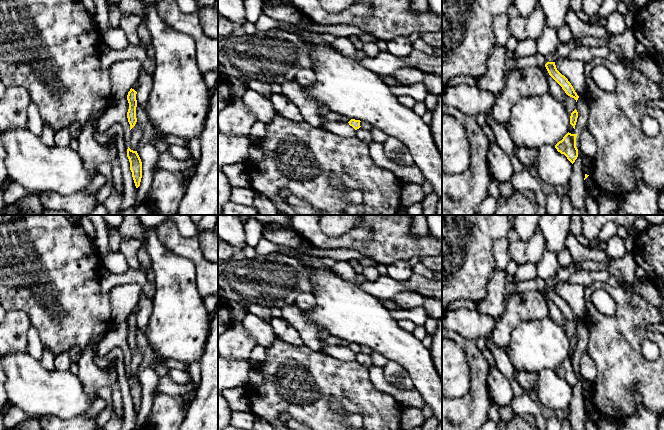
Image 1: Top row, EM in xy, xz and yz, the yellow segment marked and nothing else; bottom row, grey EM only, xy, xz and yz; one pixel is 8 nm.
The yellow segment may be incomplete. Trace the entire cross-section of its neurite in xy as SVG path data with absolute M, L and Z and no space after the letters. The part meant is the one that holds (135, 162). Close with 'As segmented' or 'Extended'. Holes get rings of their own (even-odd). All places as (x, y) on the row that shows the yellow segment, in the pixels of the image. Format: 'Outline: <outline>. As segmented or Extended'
Outline: M129 147L127 149L127 157L130 162L130 170L132 172L132 177L136 188L140 186L142 178L142 162L137 153L137 151L131 150Z. As segmented

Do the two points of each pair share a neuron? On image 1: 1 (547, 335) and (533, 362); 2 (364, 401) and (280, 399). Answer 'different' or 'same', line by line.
1: same
2: same

